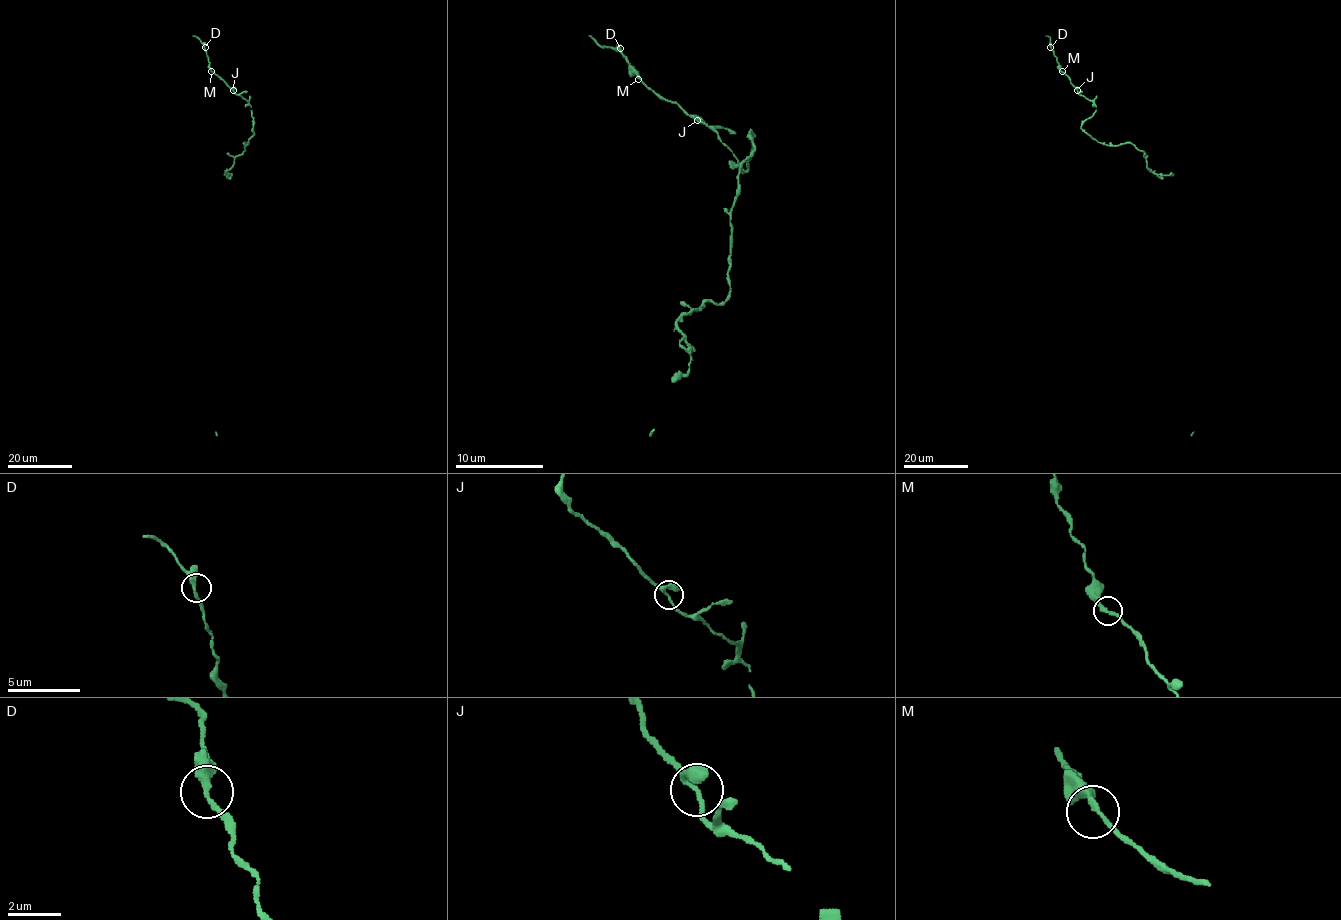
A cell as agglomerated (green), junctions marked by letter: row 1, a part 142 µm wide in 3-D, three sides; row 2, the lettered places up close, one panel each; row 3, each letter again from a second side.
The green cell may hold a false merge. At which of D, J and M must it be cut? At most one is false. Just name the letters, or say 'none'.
none

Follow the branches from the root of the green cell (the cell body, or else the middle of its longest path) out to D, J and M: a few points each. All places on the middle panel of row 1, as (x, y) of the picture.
D: (682, 338), (684, 314), (730, 290), (730, 211), (754, 143), (750, 132), (746, 171), (620, 48)
J: (682, 338), (684, 314), (722, 303), (730, 290), (730, 211), (754, 147), (750, 132), (746, 171), (697, 121)
M: (682, 338), (684, 314), (730, 290), (730, 211), (754, 143), (750, 132), (746, 171), (715, 132), (638, 79)

